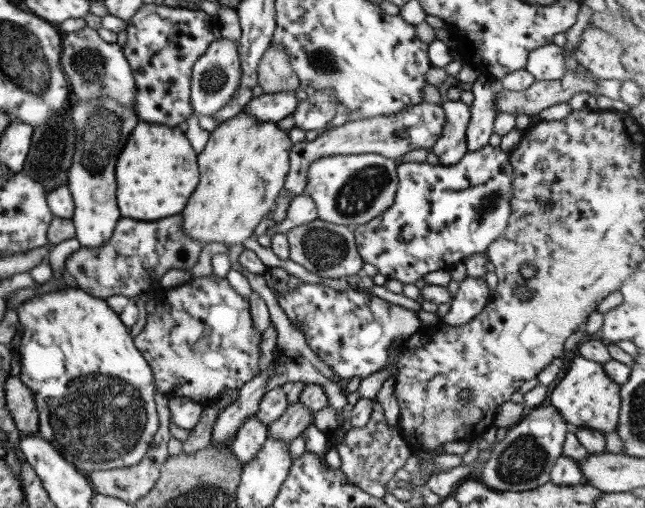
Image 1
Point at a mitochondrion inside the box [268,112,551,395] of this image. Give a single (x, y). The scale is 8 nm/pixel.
(366, 184)

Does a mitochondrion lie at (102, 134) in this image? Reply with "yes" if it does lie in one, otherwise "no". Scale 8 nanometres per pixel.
yes

